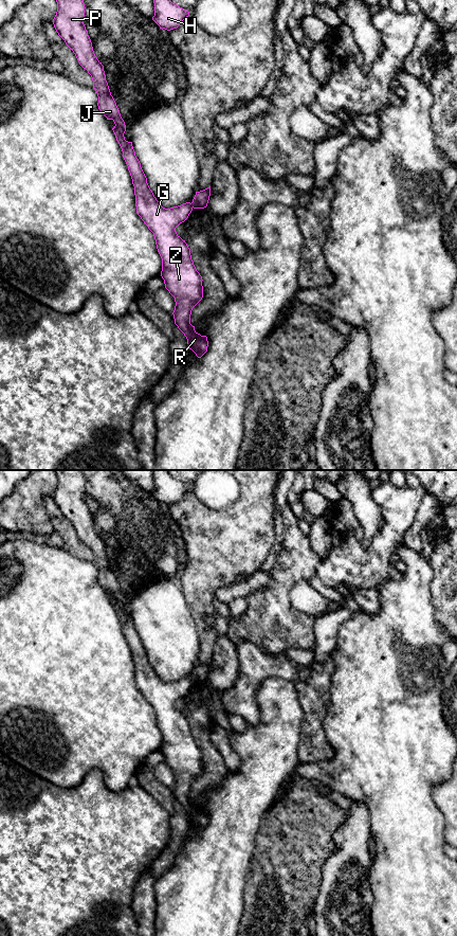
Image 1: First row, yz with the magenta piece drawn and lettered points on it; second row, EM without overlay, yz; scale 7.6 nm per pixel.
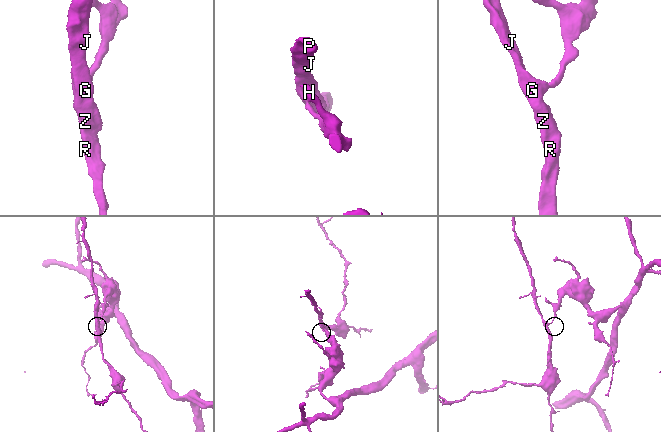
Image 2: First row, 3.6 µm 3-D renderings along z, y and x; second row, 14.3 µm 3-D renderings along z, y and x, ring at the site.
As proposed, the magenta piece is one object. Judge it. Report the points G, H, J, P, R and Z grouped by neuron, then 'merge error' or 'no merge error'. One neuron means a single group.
G J P R Z / H; merge error

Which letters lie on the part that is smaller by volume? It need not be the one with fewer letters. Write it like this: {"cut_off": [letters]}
{"cut_off": ["G", "J", "P", "R", "Z"]}

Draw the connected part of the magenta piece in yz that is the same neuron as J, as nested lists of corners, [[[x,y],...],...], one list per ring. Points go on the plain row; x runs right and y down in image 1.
[[[55,470],[55,472],[57,476],[57,486],[53,493],[54,502],[58,509],[65,515],[66,519],[73,525],[79,539],[91,550],[93,562],[98,571],[98,583],[107,592],[107,594],[112,594],[115,598],[112,605],[122,623],[123,632],[128,641],[128,645],[132,653],[136,687],[148,703],[153,707],[157,723],[162,733],[161,751],[164,754],[165,762],[175,772],[176,780],[172,787],[175,798],[186,811],[188,824],[191,824],[198,832],[201,832],[207,826],[208,815],[206,810],[201,810],[195,805],[195,800],[190,798],[190,789],[193,782],[203,772],[203,754],[194,739],[190,723],[185,715],[183,715],[176,706],[176,702],[180,698],[184,697],[191,687],[193,678],[186,677],[178,681],[165,683],[157,674],[147,658],[147,652],[141,642],[141,637],[135,630],[132,616],[125,614],[125,596],[121,591],[113,571],[111,570],[108,557],[106,555],[104,540],[94,528],[91,514],[84,499],[86,482],[83,470]]]

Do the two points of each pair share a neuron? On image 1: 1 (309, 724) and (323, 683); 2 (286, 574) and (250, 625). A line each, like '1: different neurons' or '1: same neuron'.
1: same neuron
2: same neuron

